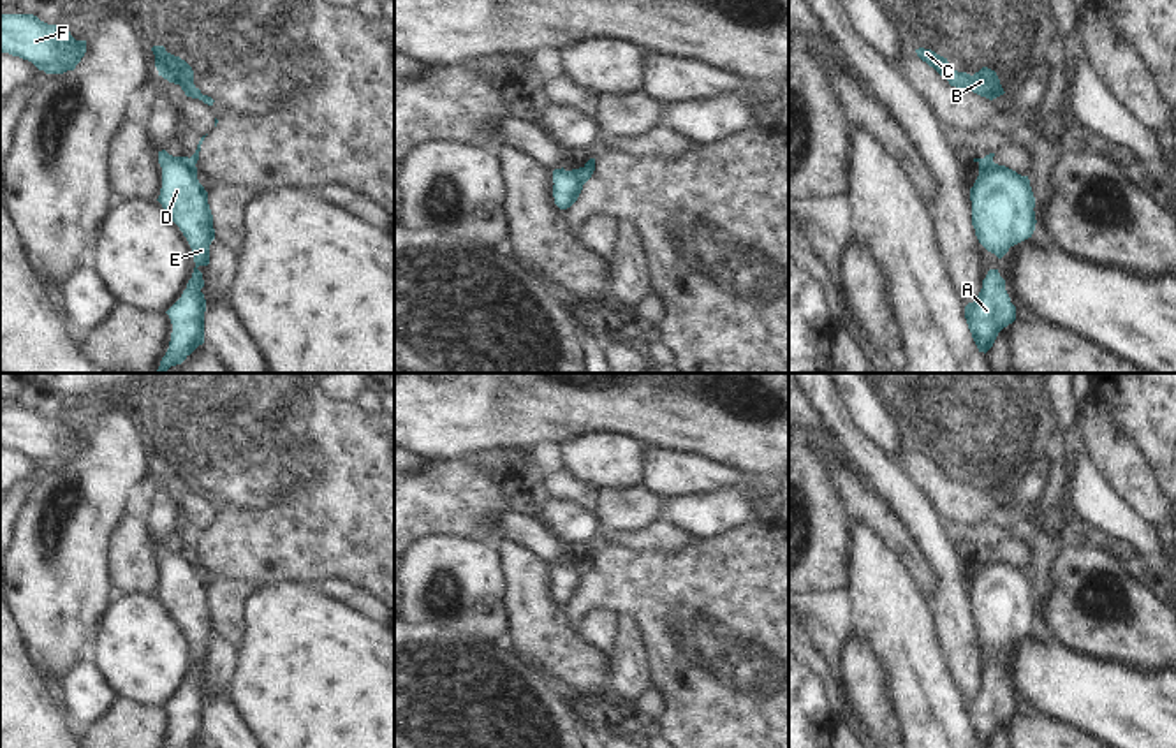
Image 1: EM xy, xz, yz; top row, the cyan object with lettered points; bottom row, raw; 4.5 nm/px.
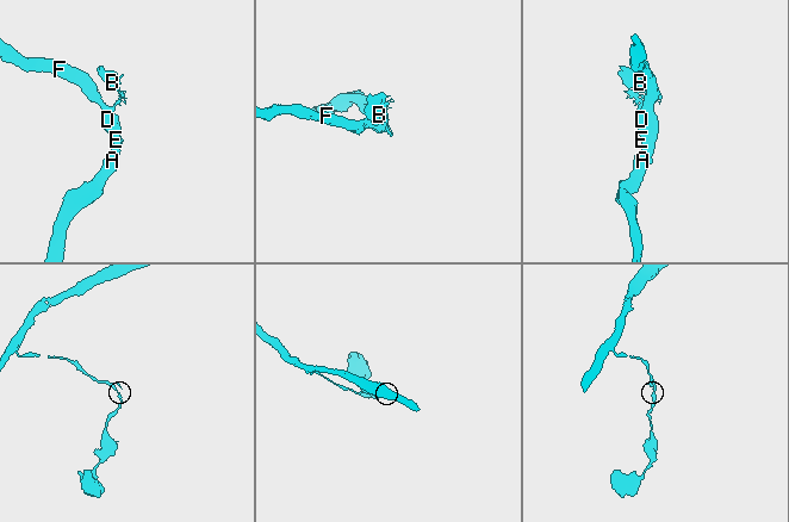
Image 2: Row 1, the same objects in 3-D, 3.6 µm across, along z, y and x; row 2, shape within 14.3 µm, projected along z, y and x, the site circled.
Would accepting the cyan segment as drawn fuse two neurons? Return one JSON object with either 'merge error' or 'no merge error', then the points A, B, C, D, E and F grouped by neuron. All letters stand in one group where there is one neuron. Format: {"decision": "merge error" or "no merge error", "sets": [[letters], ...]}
{"decision": "merge error", "sets": [["A", "D", "E", "F"], ["B", "C"]]}

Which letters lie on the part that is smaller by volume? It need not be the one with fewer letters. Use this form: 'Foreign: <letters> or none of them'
Foreign: B, C

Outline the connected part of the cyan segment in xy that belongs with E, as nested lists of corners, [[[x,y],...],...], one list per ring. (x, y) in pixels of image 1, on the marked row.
[[[158,151],[162,167],[162,188],[158,202],[180,227],[194,252],[194,273],[181,297],[165,312],[173,324],[171,341],[157,373],[181,364],[199,345],[204,343],[206,299],[199,266],[209,264],[209,245],[215,239],[213,215],[208,192],[197,180],[197,167],[188,157],[173,157]]]

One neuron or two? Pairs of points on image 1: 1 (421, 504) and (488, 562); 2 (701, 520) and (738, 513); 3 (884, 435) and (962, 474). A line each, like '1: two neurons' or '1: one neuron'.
1: two neurons
2: one neuron
3: two neurons

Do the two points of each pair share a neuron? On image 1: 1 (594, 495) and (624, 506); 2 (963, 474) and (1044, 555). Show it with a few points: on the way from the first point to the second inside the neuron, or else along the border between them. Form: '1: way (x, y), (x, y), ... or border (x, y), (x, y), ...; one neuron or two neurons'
1: border (602, 488), (597, 513); two neurons
2: way (981, 497), (1000, 516), (1013, 520), (1030, 532); one neuron

